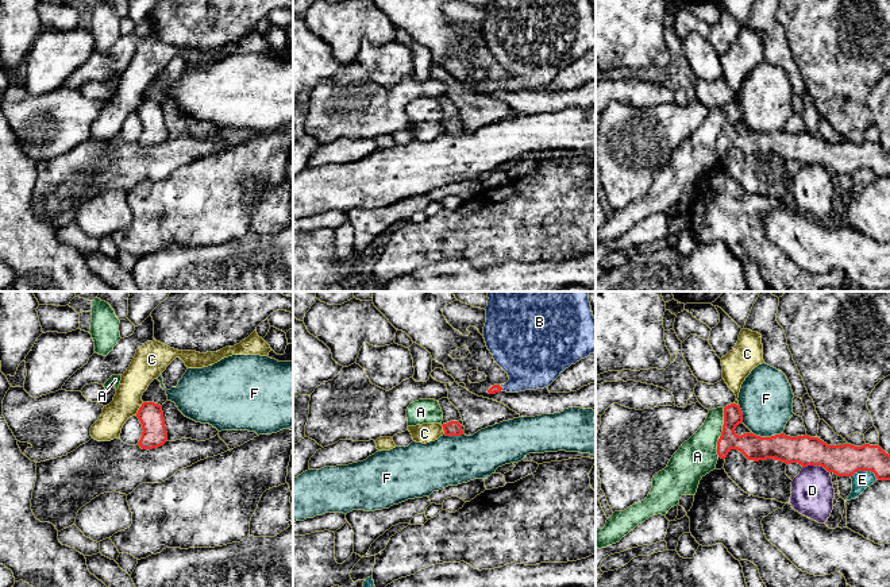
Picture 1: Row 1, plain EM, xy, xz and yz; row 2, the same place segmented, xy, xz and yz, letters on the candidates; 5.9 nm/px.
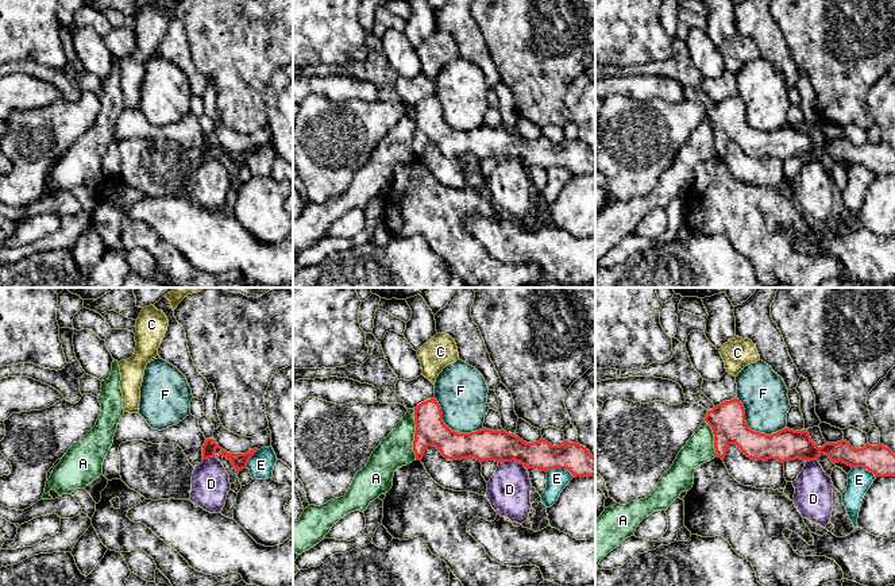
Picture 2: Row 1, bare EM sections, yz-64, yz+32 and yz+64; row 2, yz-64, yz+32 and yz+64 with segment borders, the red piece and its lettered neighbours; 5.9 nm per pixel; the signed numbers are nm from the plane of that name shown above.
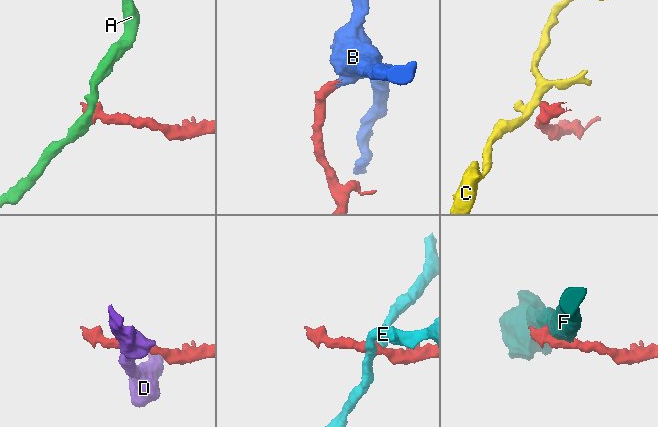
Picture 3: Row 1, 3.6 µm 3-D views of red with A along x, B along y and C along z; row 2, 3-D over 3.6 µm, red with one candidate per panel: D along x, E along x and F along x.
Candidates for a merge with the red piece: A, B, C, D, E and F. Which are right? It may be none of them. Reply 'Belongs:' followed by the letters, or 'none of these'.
Belongs: B

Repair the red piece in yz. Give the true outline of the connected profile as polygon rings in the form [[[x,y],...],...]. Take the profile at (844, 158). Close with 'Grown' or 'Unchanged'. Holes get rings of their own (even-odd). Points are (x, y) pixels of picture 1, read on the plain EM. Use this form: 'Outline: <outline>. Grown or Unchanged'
Outline: [[[739,103],[724,105],[724,123],[717,139],[717,152],[725,157],[731,147],[740,148],[748,158],[774,157],[786,162],[798,161],[802,165],[820,163],[837,174],[852,174],[858,169],[871,169],[878,178],[890,178],[890,152],[879,143],[851,142],[828,143],[818,135],[783,131],[760,135],[754,131],[739,134],[735,127],[743,120]]]. Unchanged

